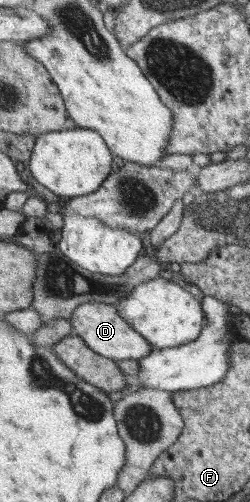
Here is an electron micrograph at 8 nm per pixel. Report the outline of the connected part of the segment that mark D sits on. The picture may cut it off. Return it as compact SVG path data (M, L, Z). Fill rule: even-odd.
M90 302L79 305L71 315L73 333L82 336L95 352L113 360L138 360L154 350L153 345L119 314L115 304Z

